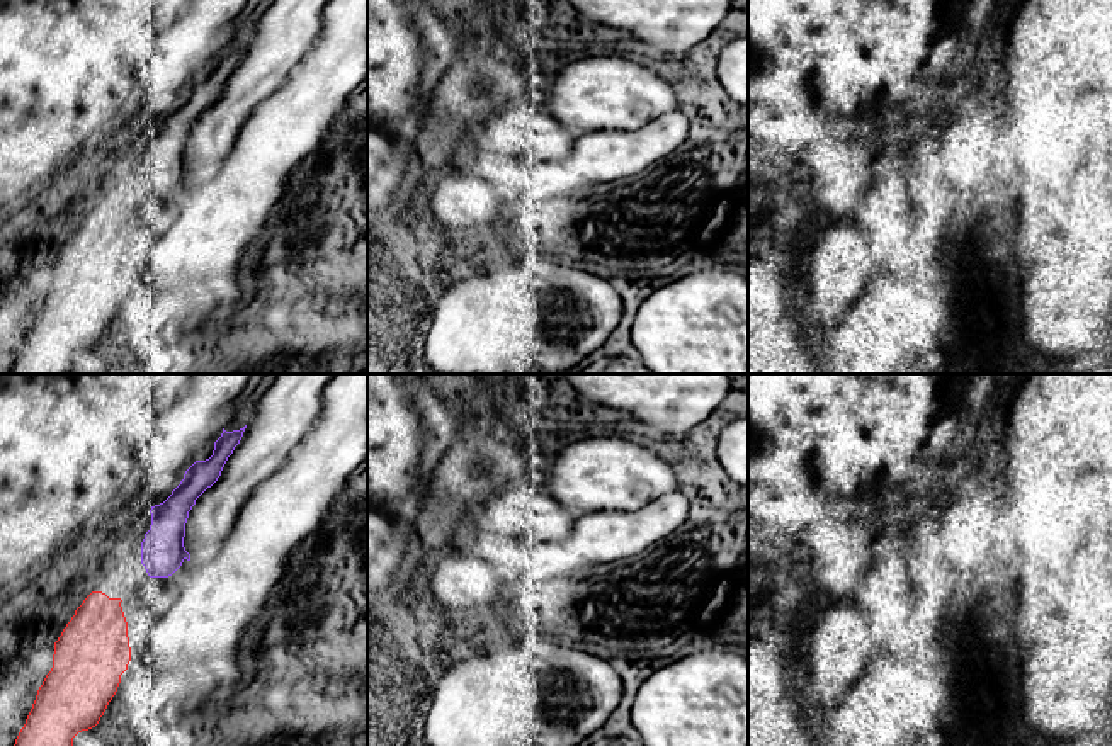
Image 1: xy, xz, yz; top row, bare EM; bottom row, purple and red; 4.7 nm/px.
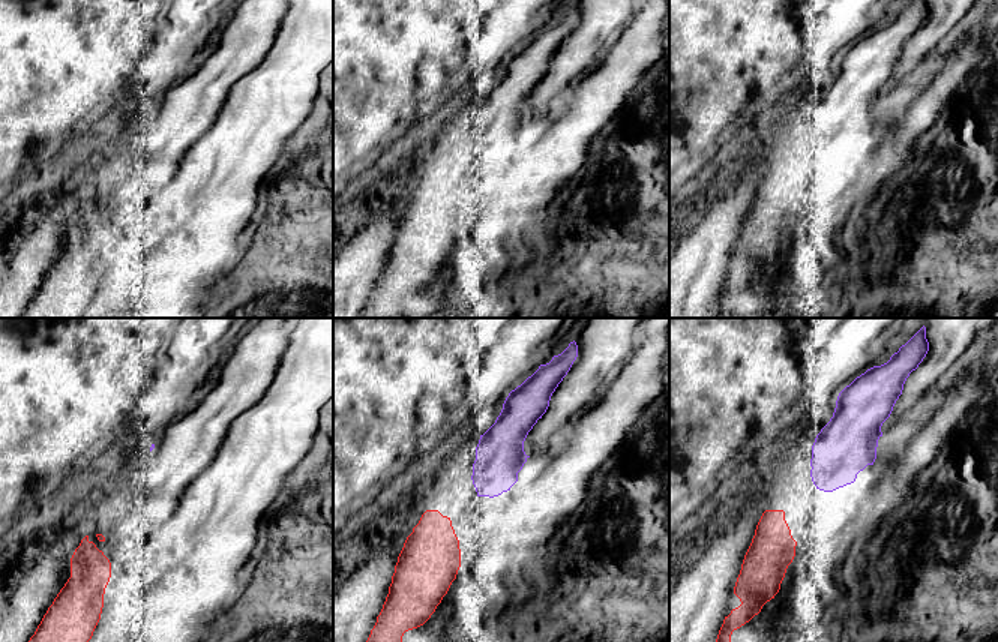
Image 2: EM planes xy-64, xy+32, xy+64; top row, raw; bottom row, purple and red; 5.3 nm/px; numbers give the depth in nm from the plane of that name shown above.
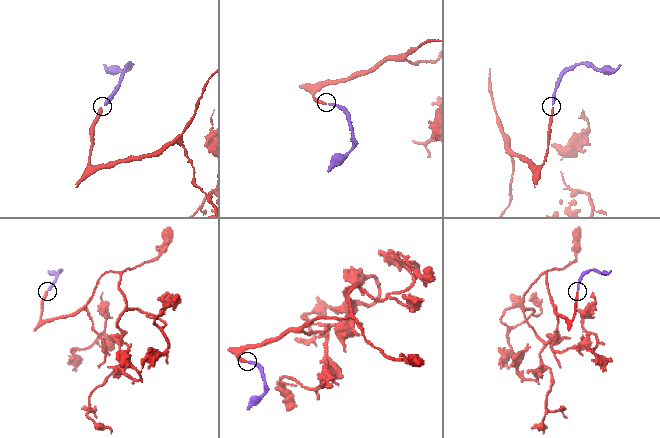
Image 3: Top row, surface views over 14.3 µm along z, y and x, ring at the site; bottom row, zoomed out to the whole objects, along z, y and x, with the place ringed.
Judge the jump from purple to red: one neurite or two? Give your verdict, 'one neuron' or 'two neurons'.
one neuron

